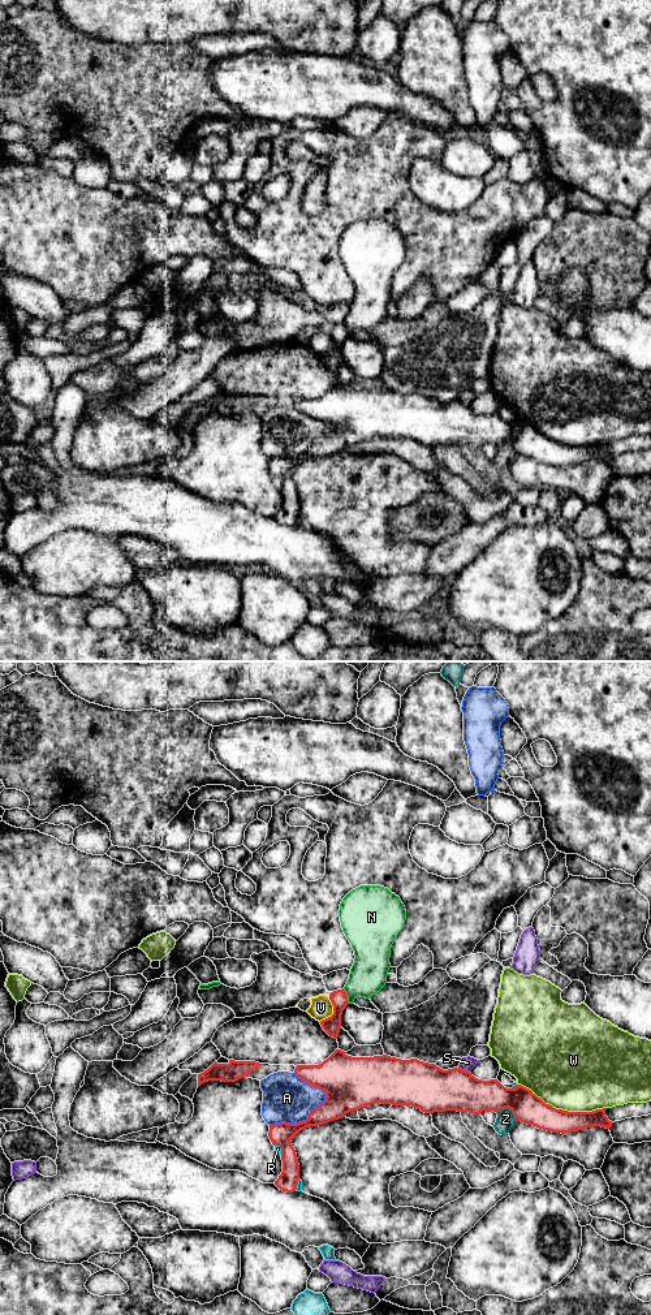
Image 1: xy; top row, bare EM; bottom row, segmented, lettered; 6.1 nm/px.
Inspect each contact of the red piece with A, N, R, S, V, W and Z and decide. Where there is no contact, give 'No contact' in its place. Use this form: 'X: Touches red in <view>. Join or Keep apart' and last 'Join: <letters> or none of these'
A: Touches red in xy. Keep apart
N: Touches red in xy. Keep apart
R: Touches red in xy. Keep apart
S: Touches red in xy. Keep apart
V: Touches red in xy. Keep apart
W: Touches red in xy. Keep apart
Z: Touches red in xy. Keep apart
Join: none of these

